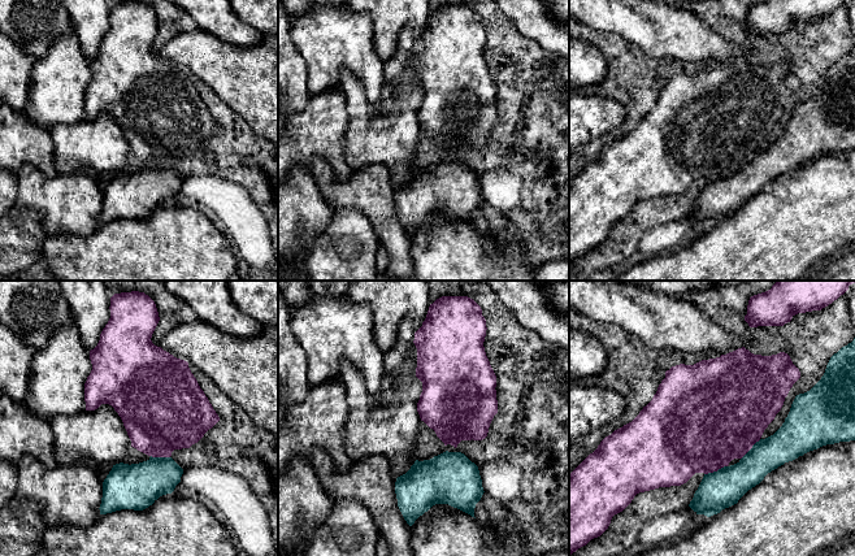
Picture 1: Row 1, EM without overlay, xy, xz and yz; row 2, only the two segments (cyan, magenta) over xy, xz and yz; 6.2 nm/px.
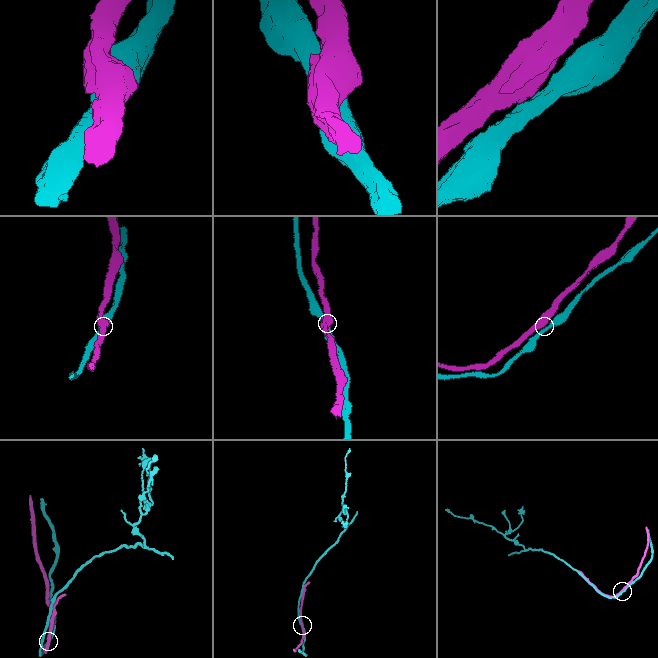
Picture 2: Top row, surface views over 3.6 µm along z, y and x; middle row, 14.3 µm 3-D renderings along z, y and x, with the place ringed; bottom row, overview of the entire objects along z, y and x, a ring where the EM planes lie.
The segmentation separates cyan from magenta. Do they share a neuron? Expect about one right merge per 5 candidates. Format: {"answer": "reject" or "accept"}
{"answer": "reject"}

